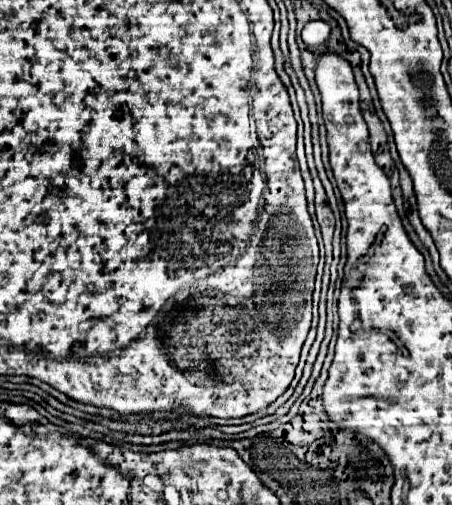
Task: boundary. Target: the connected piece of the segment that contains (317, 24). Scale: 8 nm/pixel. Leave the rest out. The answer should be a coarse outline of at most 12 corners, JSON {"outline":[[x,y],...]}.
{"outline":[[309,22],[303,28],[303,42],[319,48],[329,38],[329,24]]}

